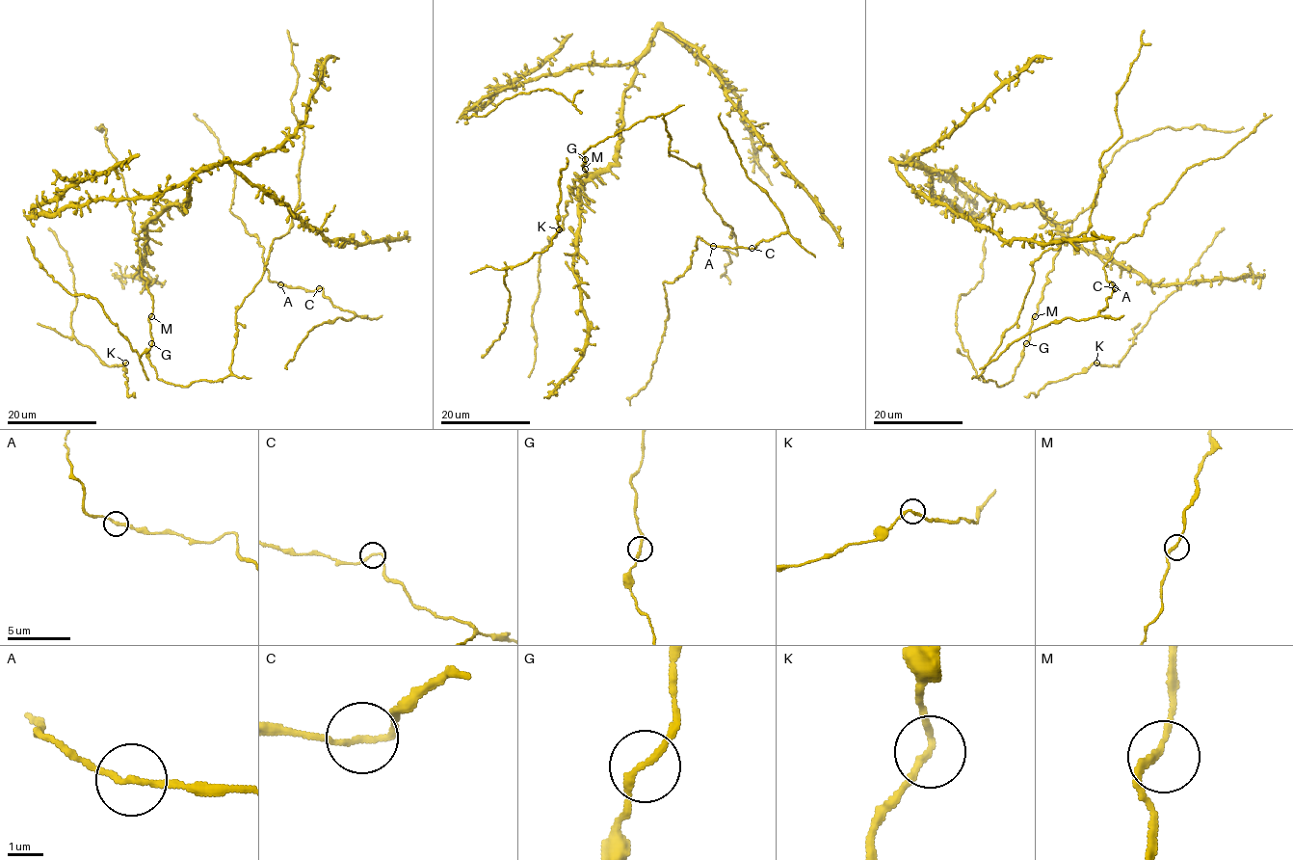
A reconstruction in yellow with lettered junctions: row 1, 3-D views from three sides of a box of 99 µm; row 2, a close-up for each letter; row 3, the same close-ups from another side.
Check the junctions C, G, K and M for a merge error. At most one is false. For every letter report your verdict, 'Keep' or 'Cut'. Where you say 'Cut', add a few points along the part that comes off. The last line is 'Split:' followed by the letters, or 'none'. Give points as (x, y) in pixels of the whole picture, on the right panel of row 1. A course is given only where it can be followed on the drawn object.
C: Keep
G: Keep
K: Keep
M: Keep
Split: none

